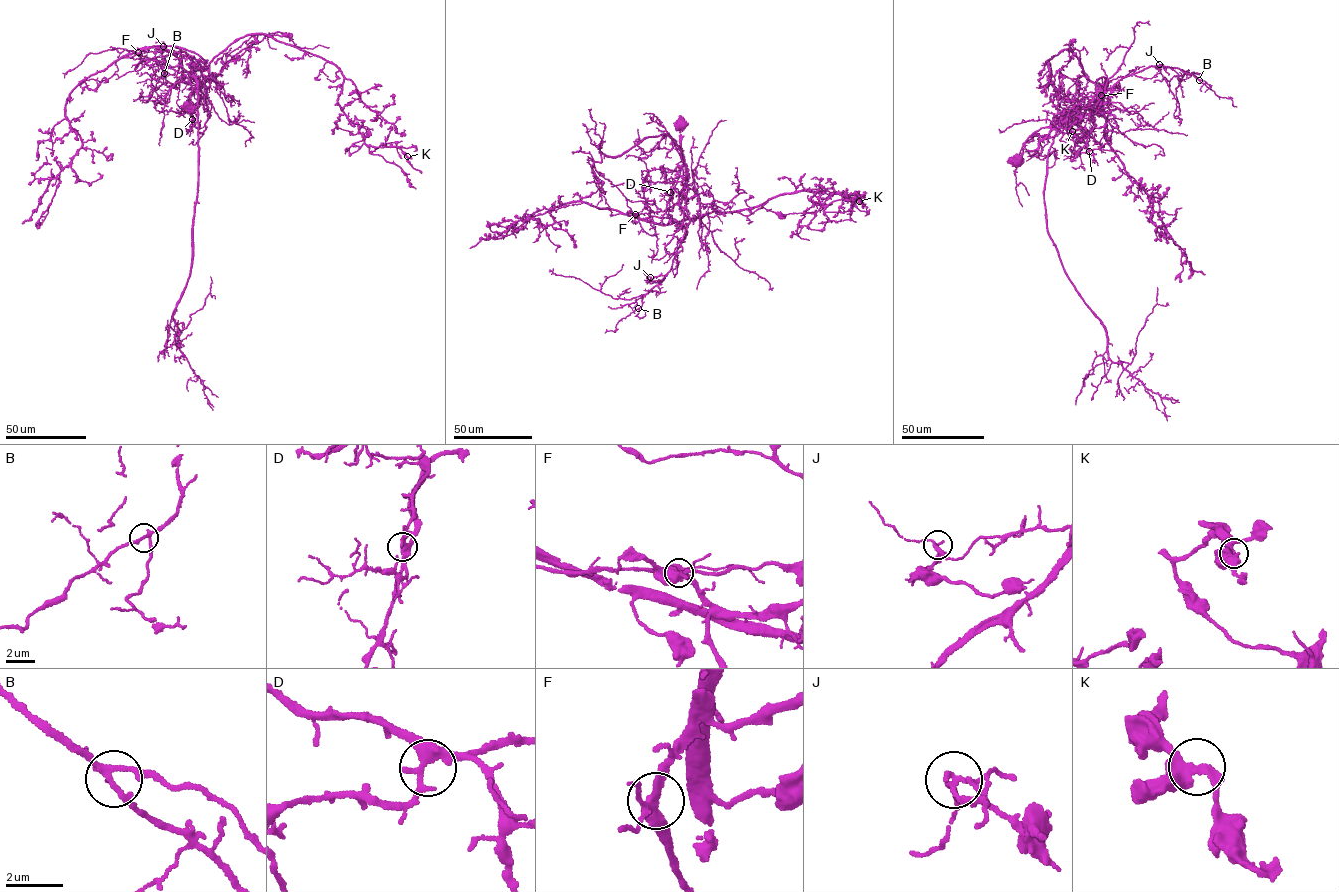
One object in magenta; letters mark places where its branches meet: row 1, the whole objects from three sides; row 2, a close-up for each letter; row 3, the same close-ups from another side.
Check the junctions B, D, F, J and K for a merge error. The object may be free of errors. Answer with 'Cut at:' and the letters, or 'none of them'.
Cut at: J

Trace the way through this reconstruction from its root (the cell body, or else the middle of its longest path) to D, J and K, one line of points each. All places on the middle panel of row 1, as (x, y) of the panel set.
D: (681, 123), (677, 124), (685, 177), (673, 184), (670, 192)
J: (681, 123), (677, 124), (685, 167), (686, 209), (690, 222), (669, 271), (665, 275), (650, 277)
K: (681, 123), (688, 177), (679, 199), (692, 221), (805, 189), (825, 189), (810, 200), (822, 207), (860, 201)

